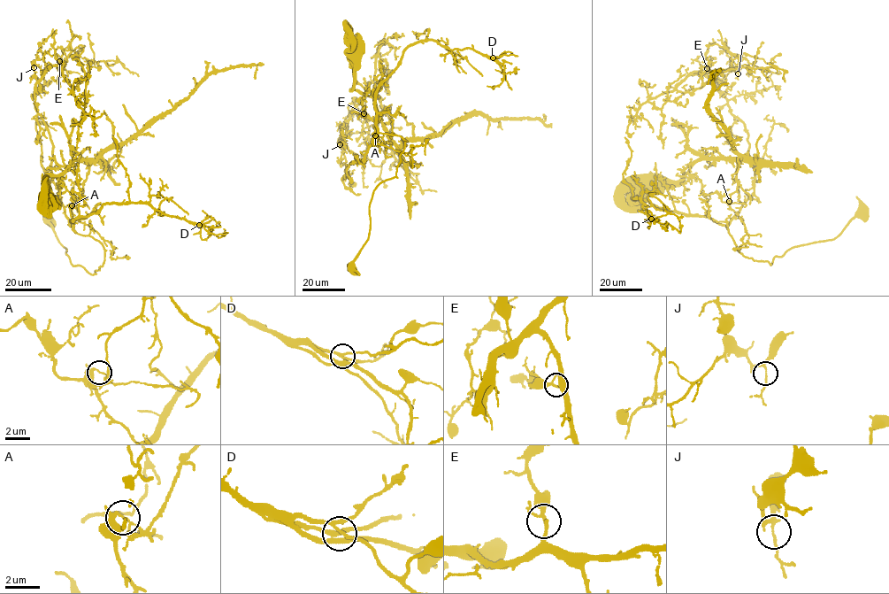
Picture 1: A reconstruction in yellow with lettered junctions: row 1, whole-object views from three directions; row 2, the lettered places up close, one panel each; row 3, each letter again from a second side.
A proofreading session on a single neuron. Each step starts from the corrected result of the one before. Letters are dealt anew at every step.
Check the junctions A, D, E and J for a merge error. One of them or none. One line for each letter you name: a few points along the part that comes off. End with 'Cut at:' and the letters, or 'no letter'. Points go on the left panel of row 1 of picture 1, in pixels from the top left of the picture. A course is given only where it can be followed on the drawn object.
A: Course of the part to remove: (72, 205), (70, 219), (34, 85), (58, 65), (77, 88), (89, 60), (118, 60), (138, 76)
Cut at: A

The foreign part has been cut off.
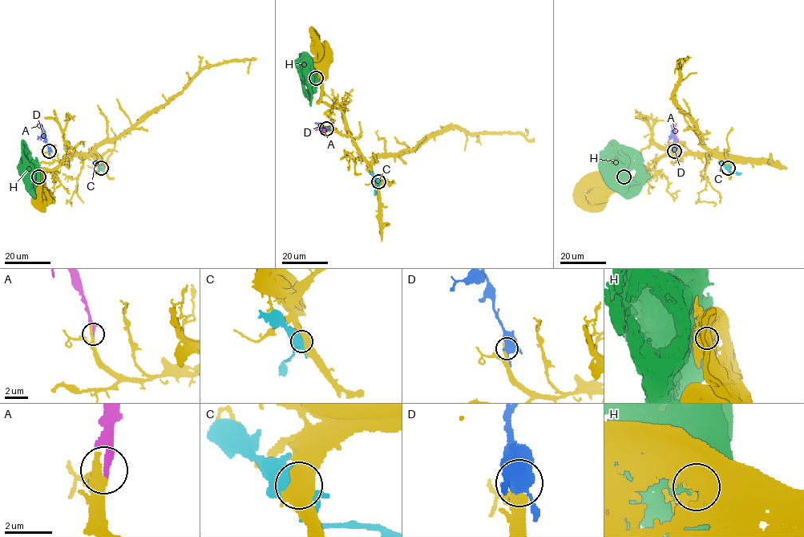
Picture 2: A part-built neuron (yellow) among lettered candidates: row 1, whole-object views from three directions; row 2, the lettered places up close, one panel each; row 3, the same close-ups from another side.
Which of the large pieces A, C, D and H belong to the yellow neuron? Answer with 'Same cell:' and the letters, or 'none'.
Same cell: A

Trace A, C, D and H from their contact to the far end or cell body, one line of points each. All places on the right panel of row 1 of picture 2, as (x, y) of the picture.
A: (675, 151), (673, 127), (676, 123)
C: (728, 168), (729, 171), (741, 172)
D: (674, 151), (674, 136), (671, 125)
H: (624, 176), (615, 160), (611, 140)

